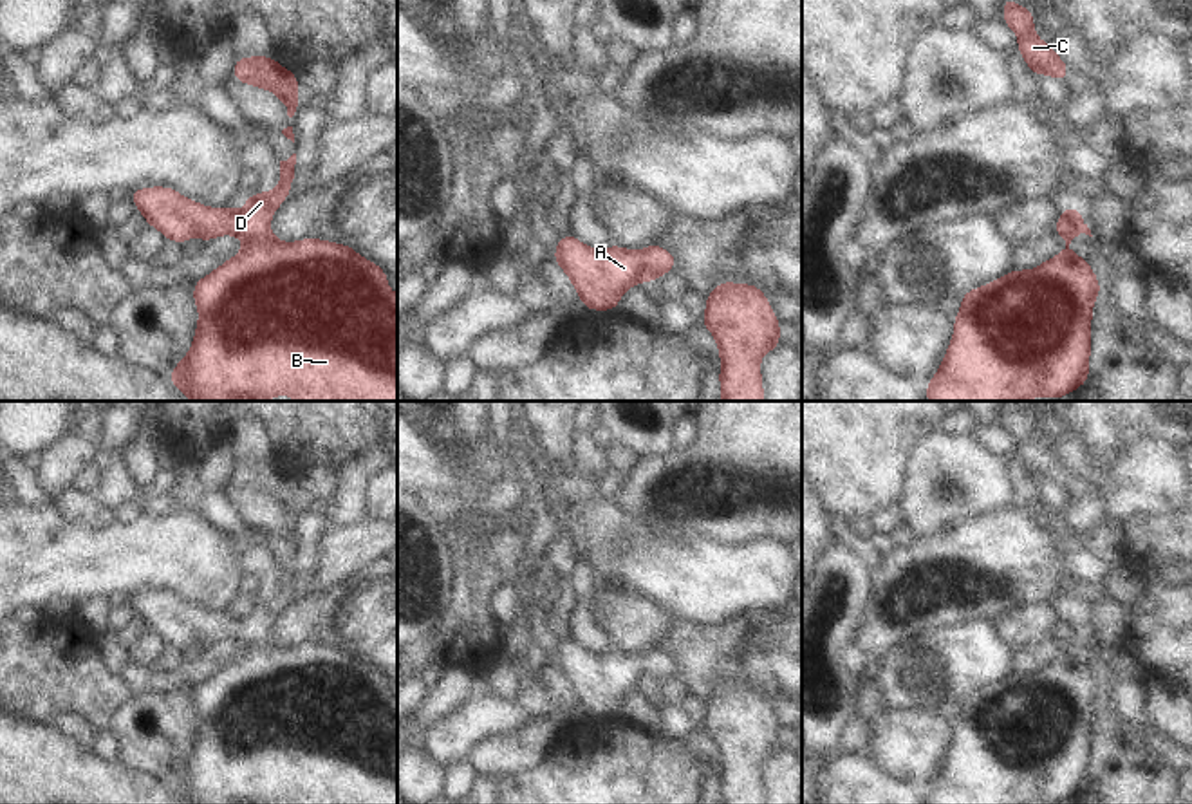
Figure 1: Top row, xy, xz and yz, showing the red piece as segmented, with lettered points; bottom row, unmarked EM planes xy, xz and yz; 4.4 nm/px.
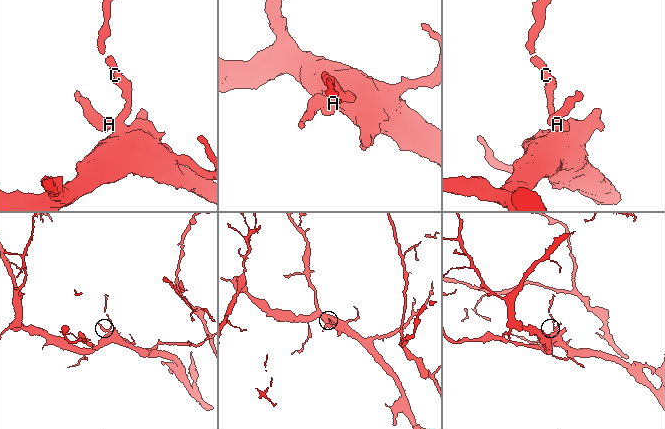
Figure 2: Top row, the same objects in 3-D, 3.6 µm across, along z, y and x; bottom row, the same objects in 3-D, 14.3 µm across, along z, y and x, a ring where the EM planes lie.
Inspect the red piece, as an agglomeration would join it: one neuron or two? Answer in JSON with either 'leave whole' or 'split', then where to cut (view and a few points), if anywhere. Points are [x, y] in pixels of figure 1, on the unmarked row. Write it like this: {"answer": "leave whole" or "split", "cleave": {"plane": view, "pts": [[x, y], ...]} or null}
{"answer": "leave whole", "cleave": null}

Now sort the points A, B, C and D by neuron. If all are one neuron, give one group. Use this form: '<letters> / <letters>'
A B C D

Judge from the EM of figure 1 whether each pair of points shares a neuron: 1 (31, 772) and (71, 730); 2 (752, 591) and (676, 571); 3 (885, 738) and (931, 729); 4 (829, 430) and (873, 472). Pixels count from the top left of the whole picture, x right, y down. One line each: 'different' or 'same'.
1: different
2: same
3: same
4: same

